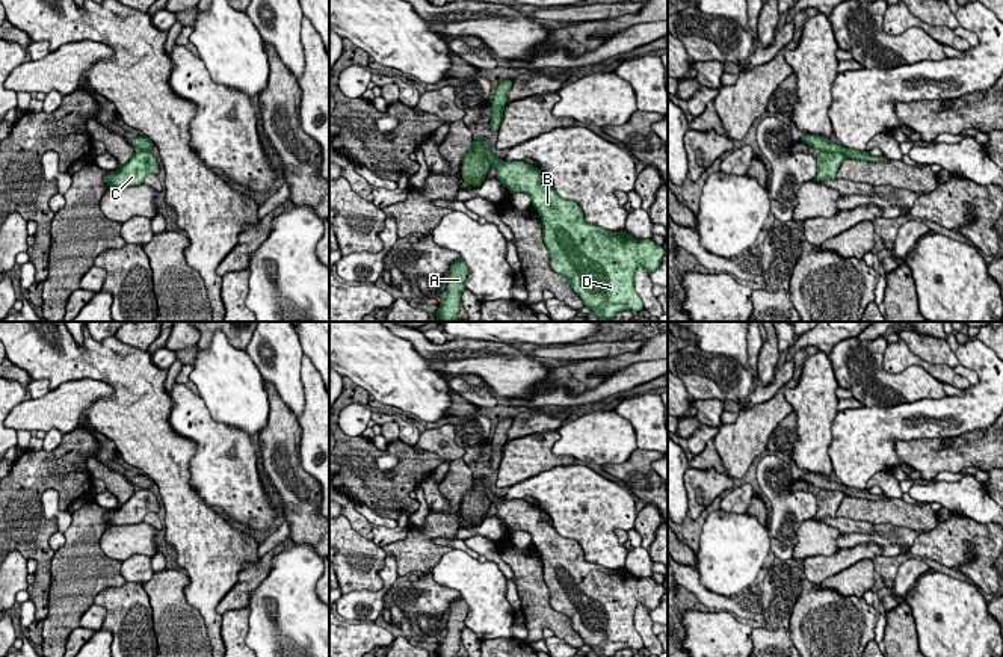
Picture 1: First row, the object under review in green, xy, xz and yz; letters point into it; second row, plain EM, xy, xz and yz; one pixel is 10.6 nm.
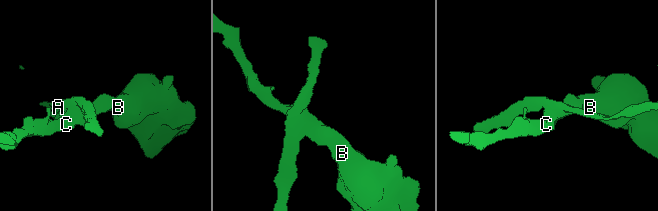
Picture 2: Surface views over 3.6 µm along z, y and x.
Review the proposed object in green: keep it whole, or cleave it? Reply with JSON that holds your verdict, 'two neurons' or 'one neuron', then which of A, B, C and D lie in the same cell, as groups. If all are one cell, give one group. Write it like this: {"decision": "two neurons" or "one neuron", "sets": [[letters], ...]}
{"decision": "two neurons", "sets": [["A"], ["B", "C", "D"]]}

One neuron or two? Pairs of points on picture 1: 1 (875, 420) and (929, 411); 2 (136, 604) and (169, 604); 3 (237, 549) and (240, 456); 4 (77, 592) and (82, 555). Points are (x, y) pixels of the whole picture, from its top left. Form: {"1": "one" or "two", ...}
{"1": "one", "2": "two", "3": "two", "4": "one"}

